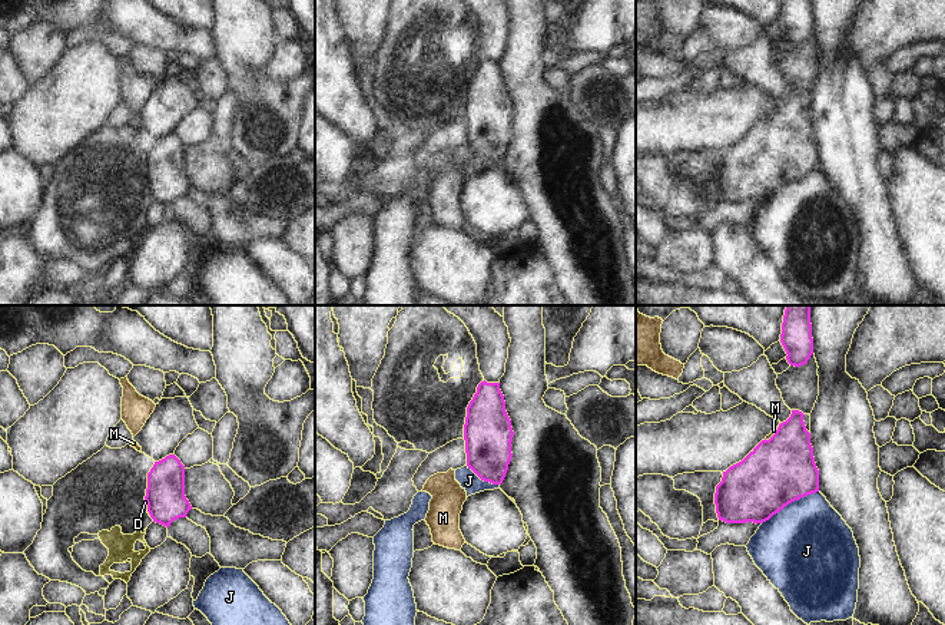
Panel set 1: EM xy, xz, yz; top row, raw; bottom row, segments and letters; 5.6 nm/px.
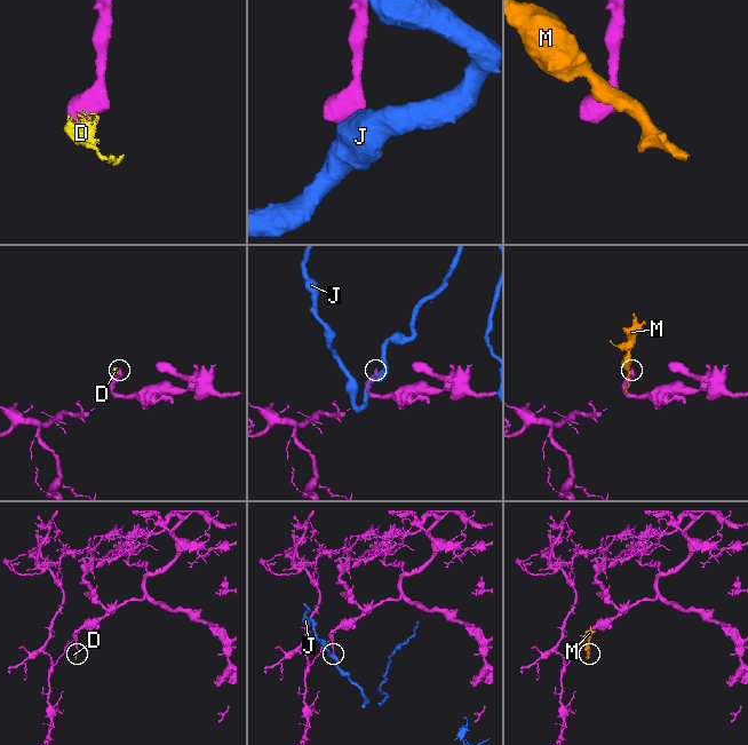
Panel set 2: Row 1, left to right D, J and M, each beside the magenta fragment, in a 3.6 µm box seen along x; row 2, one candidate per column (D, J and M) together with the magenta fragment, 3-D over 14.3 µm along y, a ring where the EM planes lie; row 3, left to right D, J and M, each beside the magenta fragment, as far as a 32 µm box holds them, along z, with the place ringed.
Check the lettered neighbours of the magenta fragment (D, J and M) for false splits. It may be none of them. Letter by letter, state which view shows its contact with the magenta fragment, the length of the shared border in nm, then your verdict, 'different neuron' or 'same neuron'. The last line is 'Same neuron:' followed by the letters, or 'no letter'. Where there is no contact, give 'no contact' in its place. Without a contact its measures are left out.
D: xy | 40 nm | different neuron
J: yz | 380 nm | different neuron
M: yz | 100 nm | different neuron
Same neuron: no letter

